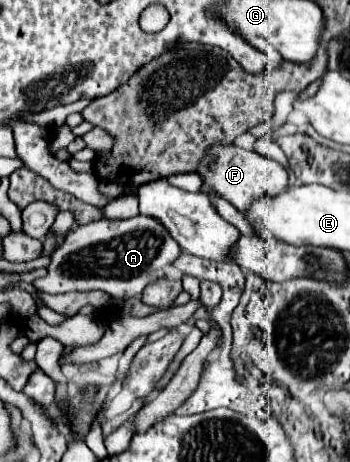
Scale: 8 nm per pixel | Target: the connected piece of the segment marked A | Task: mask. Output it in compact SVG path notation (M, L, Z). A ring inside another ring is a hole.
M131 217L123 221L111 221L101 219L93 221L81 227L73 227L63 241L57 245L57 249L49 255L51 263L47 265L47 275L33 281L33 285L45 293L69 293L69 291L105 291L115 299L131 299L143 293L143 289L163 277L163 267L171 265L175 257L181 253L181 247L175 243L175 239L167 233L167 229L157 223L151 217Z

